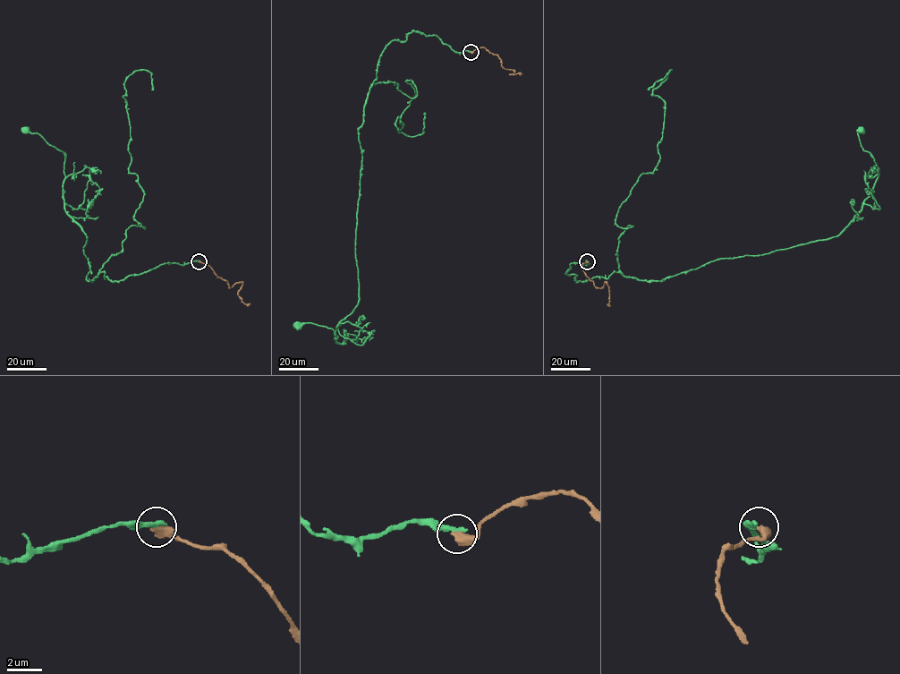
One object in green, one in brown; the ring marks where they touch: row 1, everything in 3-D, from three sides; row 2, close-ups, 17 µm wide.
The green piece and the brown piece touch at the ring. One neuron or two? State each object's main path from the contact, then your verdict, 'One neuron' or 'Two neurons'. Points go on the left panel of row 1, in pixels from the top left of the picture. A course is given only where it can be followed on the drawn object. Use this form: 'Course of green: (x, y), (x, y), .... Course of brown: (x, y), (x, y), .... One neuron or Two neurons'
Course of green: (199, 261), (165, 263), (119, 281), (101, 272), (88, 281), (86, 234), (64, 208), (64, 155), (25, 130). Course of brown: (199, 261), (208, 264), (218, 277), (226, 280), (230, 288), (241, 282), (238, 296), (245, 304), (250, 303). Two neurons

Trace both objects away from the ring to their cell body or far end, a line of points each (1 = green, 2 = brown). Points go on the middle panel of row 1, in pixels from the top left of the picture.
1: (471, 52), (412, 31), (384, 50), (358, 132), (358, 304), (336, 327), (335, 343), (332, 328), (297, 326)
2: (471, 52), (484, 47), (498, 56), (505, 68), (513, 71), (510, 74), (522, 73)

